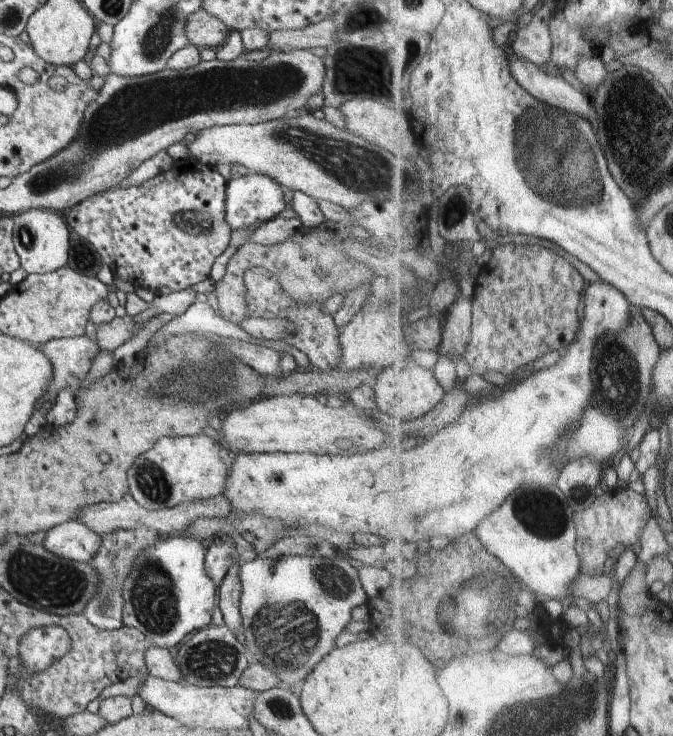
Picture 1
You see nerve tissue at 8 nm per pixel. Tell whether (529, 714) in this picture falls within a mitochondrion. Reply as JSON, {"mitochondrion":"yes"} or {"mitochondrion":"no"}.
{"mitochondrion":"yes"}

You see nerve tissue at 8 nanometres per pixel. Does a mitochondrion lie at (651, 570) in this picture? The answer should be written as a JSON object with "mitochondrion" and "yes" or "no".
{"mitochondrion":"no"}

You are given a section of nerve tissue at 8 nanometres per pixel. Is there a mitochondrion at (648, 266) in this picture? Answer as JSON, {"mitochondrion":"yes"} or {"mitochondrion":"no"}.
{"mitochondrion":"no"}

